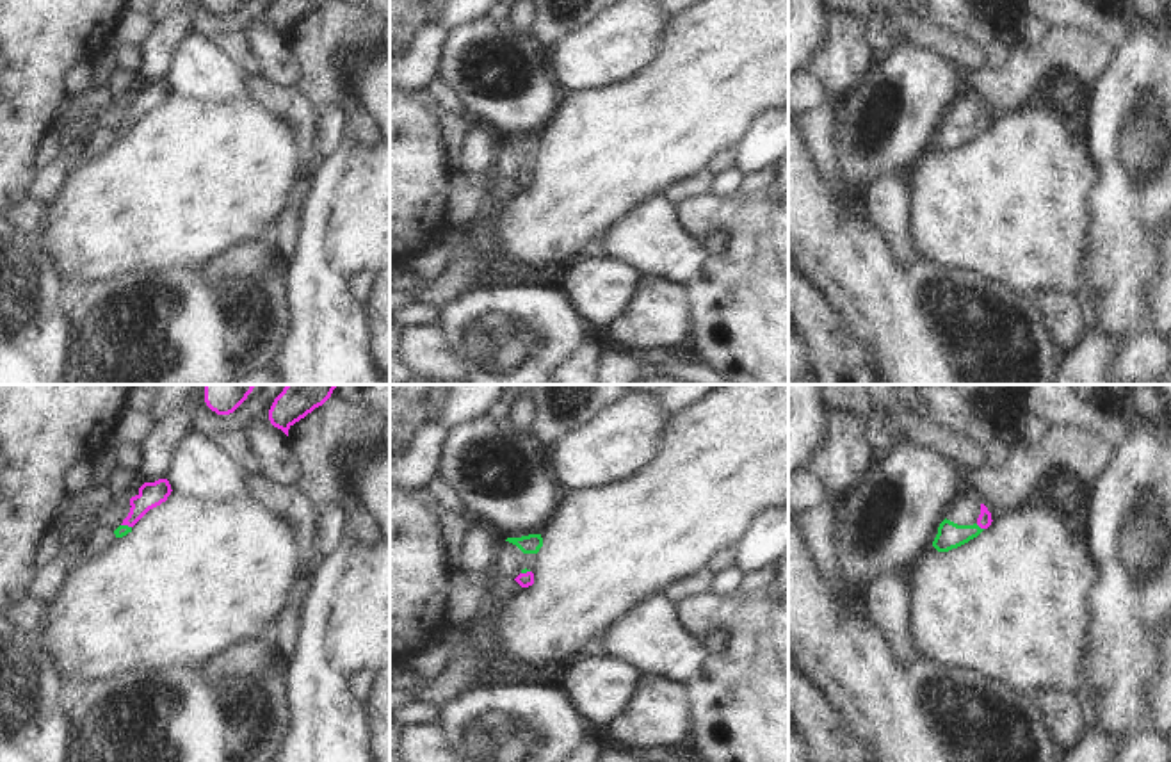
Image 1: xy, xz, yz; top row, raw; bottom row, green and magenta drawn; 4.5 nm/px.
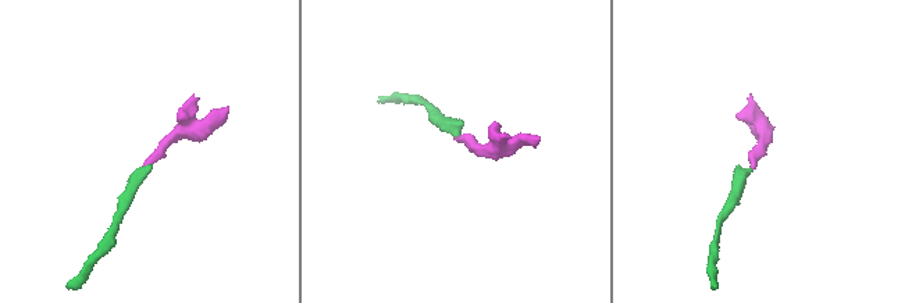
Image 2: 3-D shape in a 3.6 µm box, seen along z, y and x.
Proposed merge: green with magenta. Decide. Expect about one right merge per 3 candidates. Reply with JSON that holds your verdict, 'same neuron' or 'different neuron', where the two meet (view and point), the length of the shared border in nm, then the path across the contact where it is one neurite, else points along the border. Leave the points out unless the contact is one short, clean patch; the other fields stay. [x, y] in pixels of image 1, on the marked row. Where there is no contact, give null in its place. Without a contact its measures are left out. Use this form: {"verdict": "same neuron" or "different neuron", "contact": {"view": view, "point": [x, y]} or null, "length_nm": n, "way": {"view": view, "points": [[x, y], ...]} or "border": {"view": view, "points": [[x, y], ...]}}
{"verdict": "same neuron", "contact": {"view": "yz", "point": [977, 526]}, "length_nm": 50, "way": {"view": "yz", "points": [[949, 536], [969, 533], [977, 526], [985, 520]]}}

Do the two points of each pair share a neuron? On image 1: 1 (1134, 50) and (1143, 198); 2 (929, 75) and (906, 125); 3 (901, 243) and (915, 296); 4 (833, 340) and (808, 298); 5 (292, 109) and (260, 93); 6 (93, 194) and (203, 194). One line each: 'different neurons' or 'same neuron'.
1: same neuron
2: same neuron
3: different neurons
4: same neuron
5: same neuron
6: same neuron

